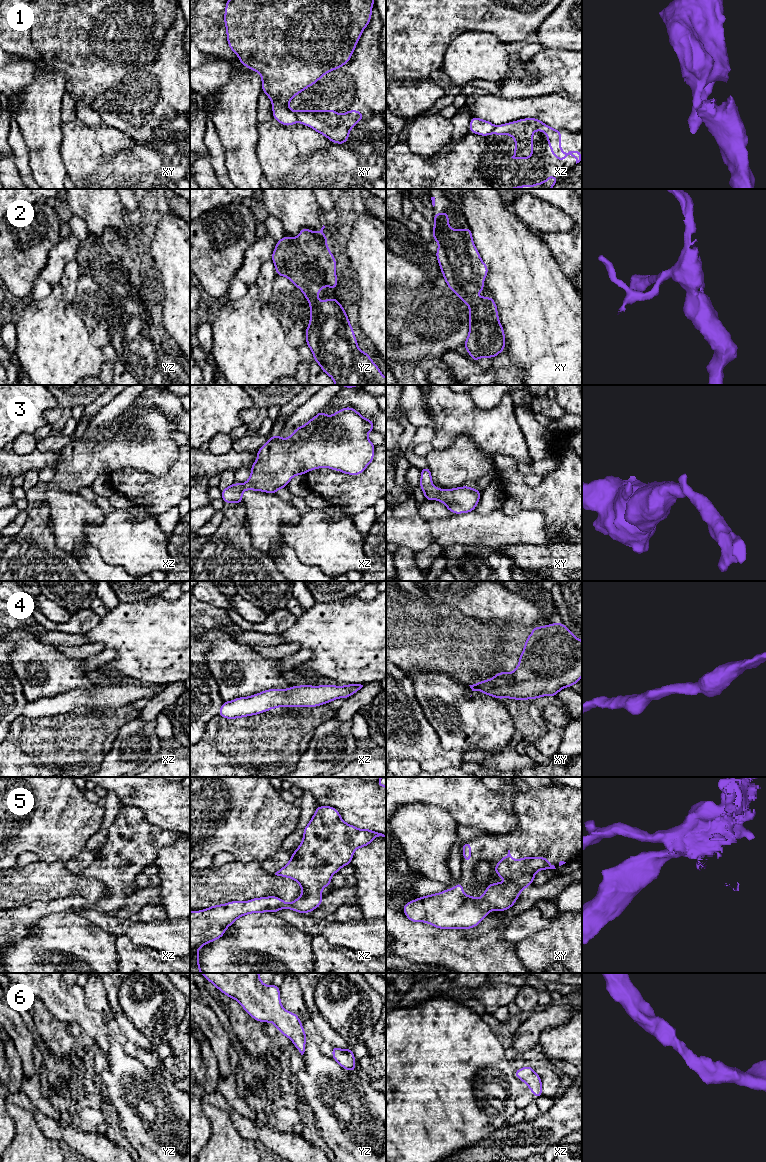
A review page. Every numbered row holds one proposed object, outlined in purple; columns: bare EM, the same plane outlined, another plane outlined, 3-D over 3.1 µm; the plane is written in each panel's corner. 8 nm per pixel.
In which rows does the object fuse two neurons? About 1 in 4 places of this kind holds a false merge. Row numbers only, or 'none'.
1

